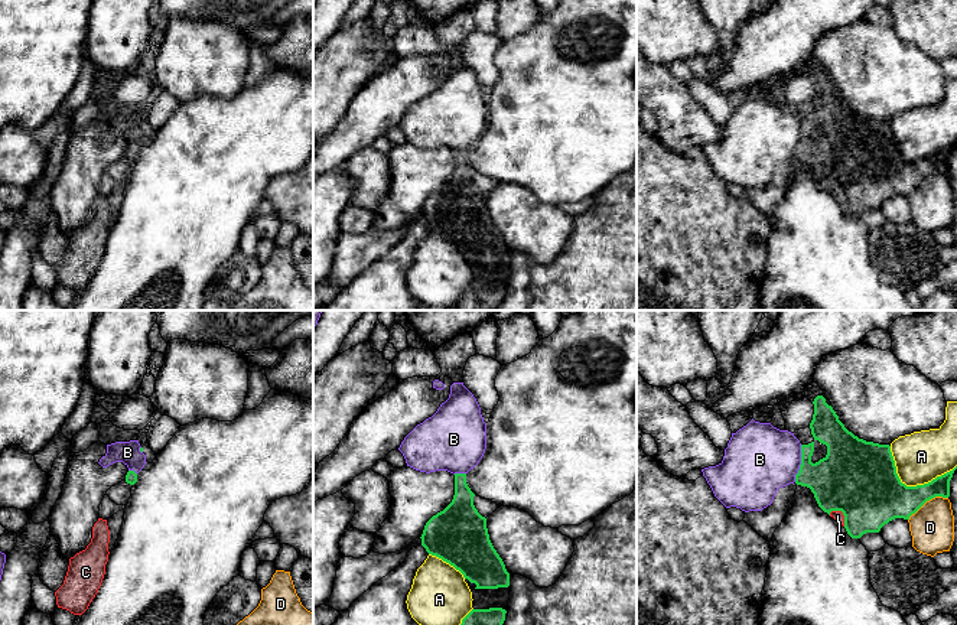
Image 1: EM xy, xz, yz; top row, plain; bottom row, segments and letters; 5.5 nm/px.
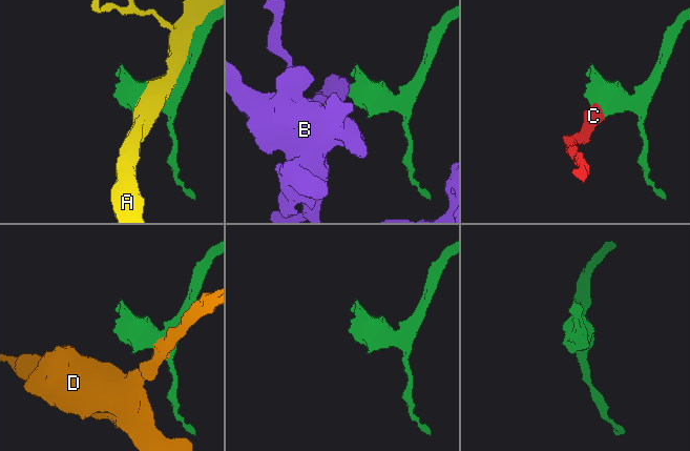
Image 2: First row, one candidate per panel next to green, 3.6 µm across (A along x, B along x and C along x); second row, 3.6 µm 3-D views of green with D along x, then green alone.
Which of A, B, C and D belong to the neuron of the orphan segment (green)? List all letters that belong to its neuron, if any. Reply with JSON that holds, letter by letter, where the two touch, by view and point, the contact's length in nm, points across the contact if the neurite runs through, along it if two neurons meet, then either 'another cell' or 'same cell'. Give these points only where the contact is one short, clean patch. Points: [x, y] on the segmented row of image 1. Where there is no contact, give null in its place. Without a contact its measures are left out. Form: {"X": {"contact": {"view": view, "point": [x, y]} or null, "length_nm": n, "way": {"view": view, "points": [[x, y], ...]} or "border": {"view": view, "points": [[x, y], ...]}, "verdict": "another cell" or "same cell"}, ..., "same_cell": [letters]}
{"A": {"contact": {"view": "yz", "point": [911, 487]}, "length_nm": 400, "verdict": "another cell"}, "B": {"contact": {"view": "yz", "point": [801, 464]}, "length_nm": 220, "border": {"view": "yz", "points": [[801, 445], [801, 464], [794, 481]]}, "verdict": "another cell"}, "C": {"contact": {"view": "yz", "point": [843, 514]}, "length_nm": 120, "way": {"view": "yz", "points": [[859, 478], [856, 501], [843, 514], [837, 516]]}, "verdict": "same cell"}, "D": {"contact": {"view": "yz", "point": [927, 500]}, "length_nm": 260, "verdict": "another cell"}, "same_cell": ["C"]}

